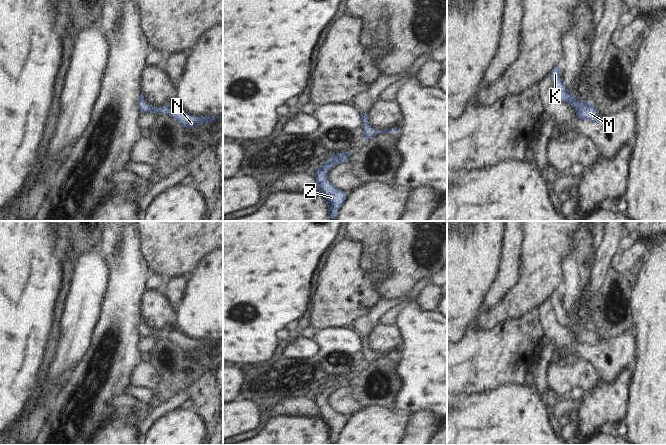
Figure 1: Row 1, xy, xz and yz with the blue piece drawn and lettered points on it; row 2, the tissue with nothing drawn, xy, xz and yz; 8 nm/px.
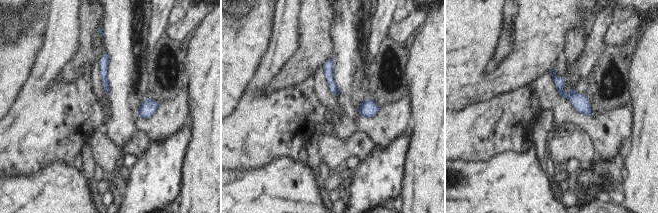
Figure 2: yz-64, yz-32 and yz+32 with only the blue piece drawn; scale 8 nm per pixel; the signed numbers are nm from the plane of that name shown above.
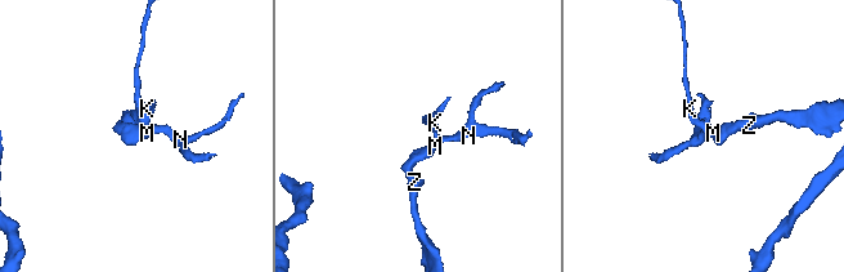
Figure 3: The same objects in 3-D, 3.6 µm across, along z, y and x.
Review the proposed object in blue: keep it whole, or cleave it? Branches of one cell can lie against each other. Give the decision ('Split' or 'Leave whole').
Leave whole.

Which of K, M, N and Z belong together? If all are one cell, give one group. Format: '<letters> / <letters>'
K M N Z

